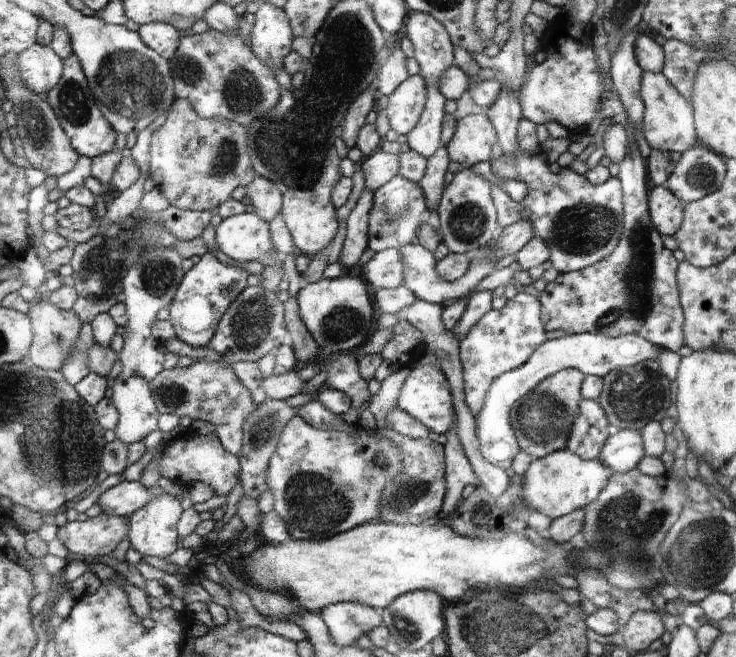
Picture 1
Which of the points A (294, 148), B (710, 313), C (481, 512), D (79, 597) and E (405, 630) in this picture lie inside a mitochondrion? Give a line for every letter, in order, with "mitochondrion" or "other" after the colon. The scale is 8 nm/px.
A: mitochondrion
B: other
C: mitochondrion
D: other
E: mitochondrion

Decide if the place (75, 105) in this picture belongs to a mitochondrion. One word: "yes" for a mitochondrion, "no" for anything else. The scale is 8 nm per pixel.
yes

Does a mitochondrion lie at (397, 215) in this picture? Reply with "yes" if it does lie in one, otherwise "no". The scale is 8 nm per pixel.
yes

